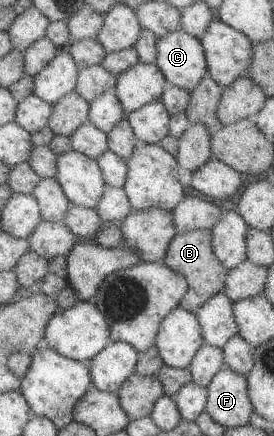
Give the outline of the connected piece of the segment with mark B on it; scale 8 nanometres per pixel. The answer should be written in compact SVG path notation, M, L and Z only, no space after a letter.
M196 229L189 232L176 233L163 256L163 265L181 274L187 284L187 292L183 294L178 307L195 314L197 308L222 290L228 270L213 255L211 250L211 234L209 230Z

